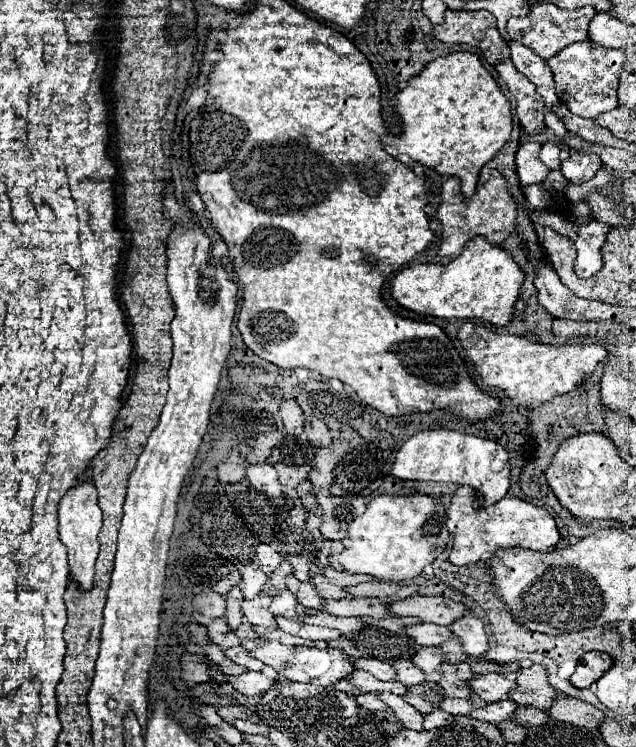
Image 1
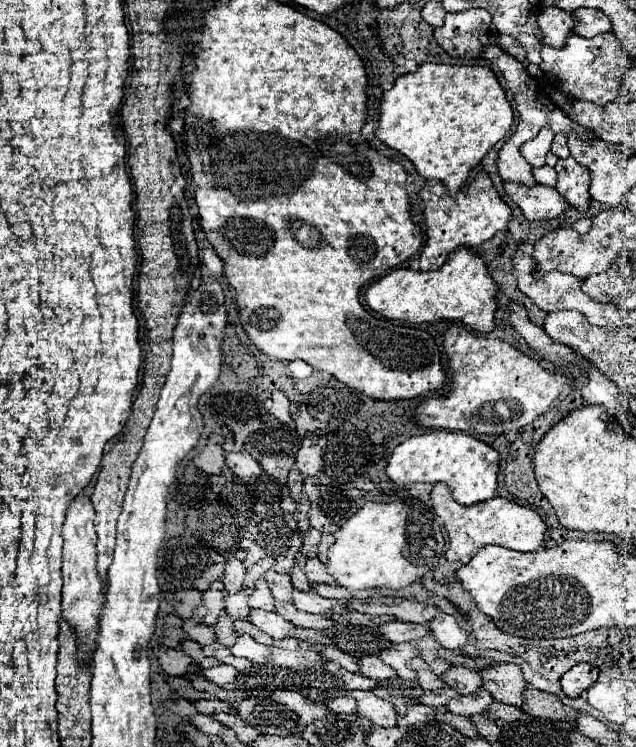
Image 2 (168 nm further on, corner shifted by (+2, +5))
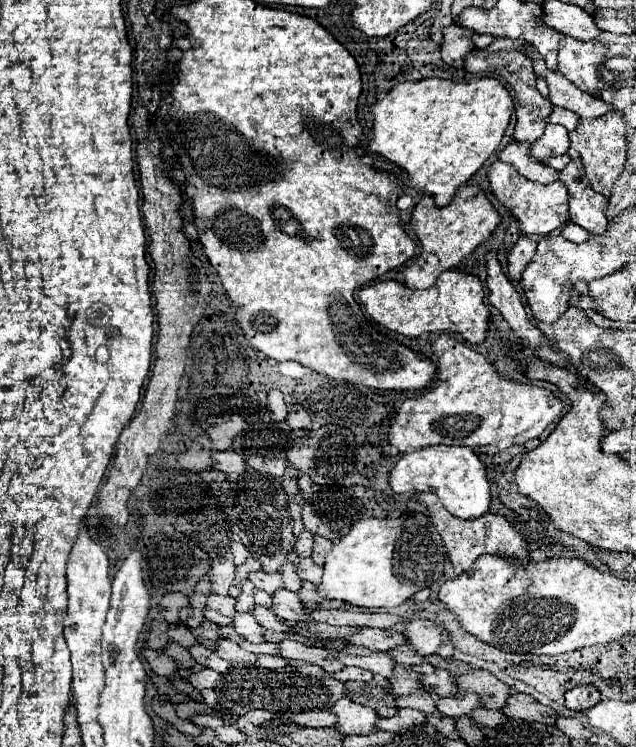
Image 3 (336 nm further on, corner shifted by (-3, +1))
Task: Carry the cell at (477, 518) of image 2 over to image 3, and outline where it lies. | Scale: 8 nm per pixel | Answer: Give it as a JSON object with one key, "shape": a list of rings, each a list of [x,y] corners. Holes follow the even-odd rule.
{"shape":[[[416,493],[414,499],[418,503],[424,503],[428,507],[430,513],[430,521],[434,523],[436,531],[442,535],[446,553],[450,557],[450,563],[456,571],[464,571],[464,573],[472,573],[474,571],[474,563],[480,555],[498,555],[498,557],[506,557],[506,559],[514,559],[518,563],[528,561],[528,547],[524,537],[516,531],[516,525],[508,523],[504,517],[500,515],[492,515],[486,513],[480,519],[472,519],[472,521],[464,521],[458,519],[454,515],[450,515],[444,505],[440,503],[440,499],[436,499],[436,495],[432,493]]]}

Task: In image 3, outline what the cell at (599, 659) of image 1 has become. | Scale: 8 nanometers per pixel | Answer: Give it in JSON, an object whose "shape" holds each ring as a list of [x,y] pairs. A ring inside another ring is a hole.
{"shape":[[[580,685],[576,689],[570,689],[566,693],[566,707],[572,711],[586,711],[590,707],[594,707],[596,703],[600,703],[600,693],[596,687],[592,685]]]}

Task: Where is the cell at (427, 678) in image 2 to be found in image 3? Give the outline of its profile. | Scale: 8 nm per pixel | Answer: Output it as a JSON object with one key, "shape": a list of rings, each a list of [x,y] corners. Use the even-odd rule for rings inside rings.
{"shape":[[[402,665],[394,667],[394,673],[388,681],[390,681],[390,691],[394,695],[408,695],[408,693],[414,693],[416,689],[422,689],[422,683],[418,681],[418,673]]]}

